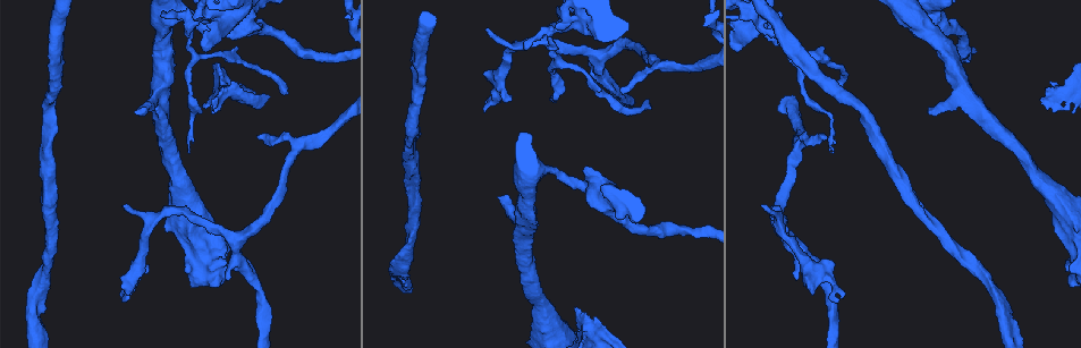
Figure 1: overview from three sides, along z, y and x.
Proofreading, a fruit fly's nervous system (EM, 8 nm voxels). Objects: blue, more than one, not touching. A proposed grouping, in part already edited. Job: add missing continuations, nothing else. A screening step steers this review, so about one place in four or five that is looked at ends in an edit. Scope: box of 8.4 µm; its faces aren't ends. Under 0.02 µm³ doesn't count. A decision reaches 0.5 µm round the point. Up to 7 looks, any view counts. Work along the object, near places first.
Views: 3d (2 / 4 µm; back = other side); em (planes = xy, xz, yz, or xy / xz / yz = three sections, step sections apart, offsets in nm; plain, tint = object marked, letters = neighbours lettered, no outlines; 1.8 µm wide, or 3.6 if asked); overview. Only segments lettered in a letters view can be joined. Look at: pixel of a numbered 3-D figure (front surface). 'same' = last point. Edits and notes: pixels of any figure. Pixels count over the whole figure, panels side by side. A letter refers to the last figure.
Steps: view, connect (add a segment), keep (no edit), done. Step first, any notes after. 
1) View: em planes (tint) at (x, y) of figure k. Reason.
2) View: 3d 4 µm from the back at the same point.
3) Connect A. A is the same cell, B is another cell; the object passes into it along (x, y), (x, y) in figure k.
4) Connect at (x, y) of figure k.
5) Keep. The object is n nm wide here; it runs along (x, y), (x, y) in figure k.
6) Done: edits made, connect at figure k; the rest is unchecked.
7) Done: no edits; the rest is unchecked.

View: 3d 2 µm at (226, 278) of figure 1. Branch stops here.

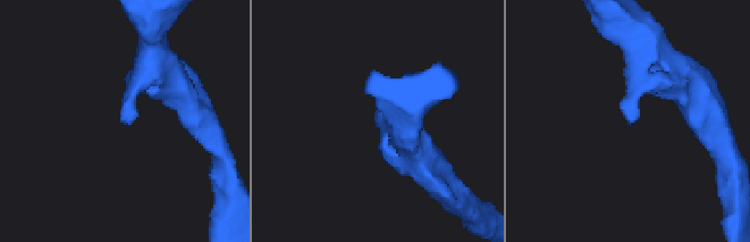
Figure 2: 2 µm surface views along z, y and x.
View: em xz step 4 (tint) at (633, 120) of figure 2.

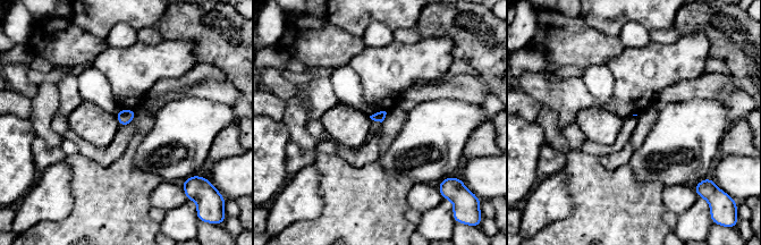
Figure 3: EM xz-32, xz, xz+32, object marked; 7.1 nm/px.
View: em planes (letters) at the same point.

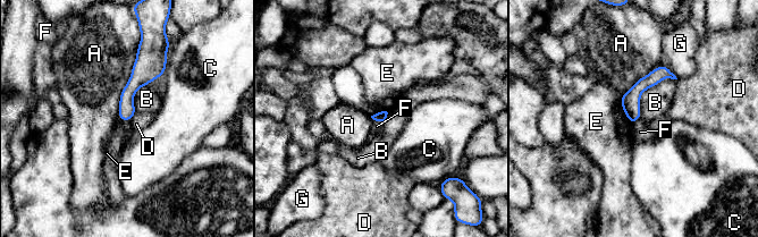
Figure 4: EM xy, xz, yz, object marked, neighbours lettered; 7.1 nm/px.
Keep. The longest contact is with A, 600 nm; A, B, C, D, E, F and G are other cells; a border runs along (119, 119), (125, 119), (129, 123) in figure 4; none of them fits.

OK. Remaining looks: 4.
View: em yz step 8 (tint) at (125, 291) of figure 1. Branch stops here.

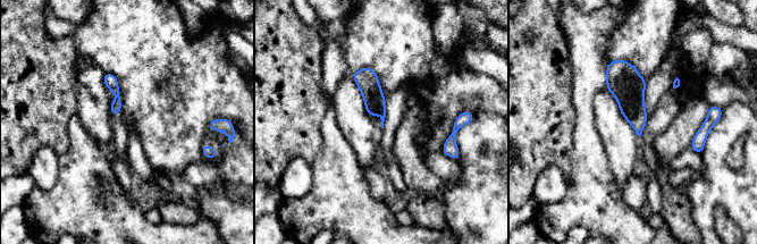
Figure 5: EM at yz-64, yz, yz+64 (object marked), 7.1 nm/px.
View: em planes (letters) at the same point. Another direction.

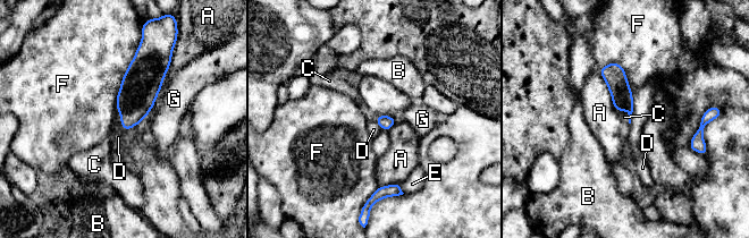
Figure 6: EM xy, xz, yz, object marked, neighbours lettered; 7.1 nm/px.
Connect C. C is the same cell, A, B, D, E, F and G are other cells; the object passes into it along (140, 87), (120, 117), (104, 147) in figure 6; the cell continues.

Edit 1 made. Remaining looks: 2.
Done: edits made, connect at figure 6; the rest is unchecked.

